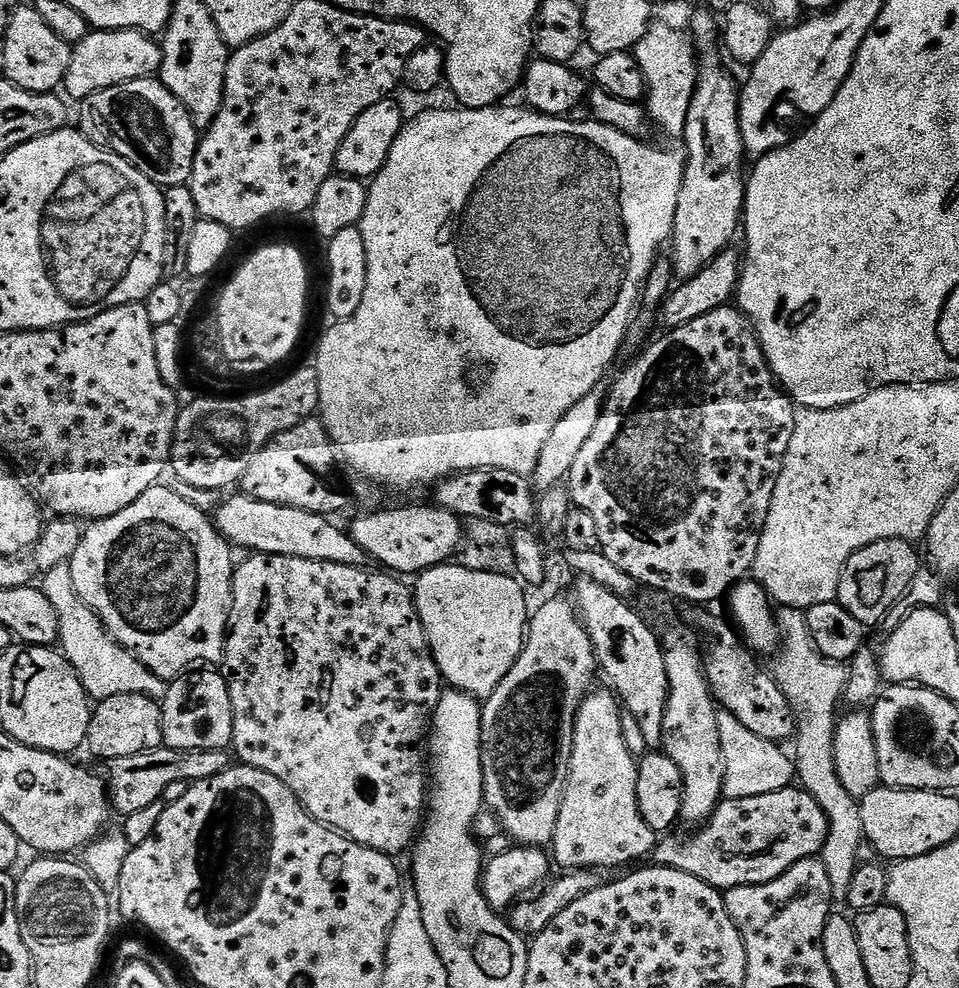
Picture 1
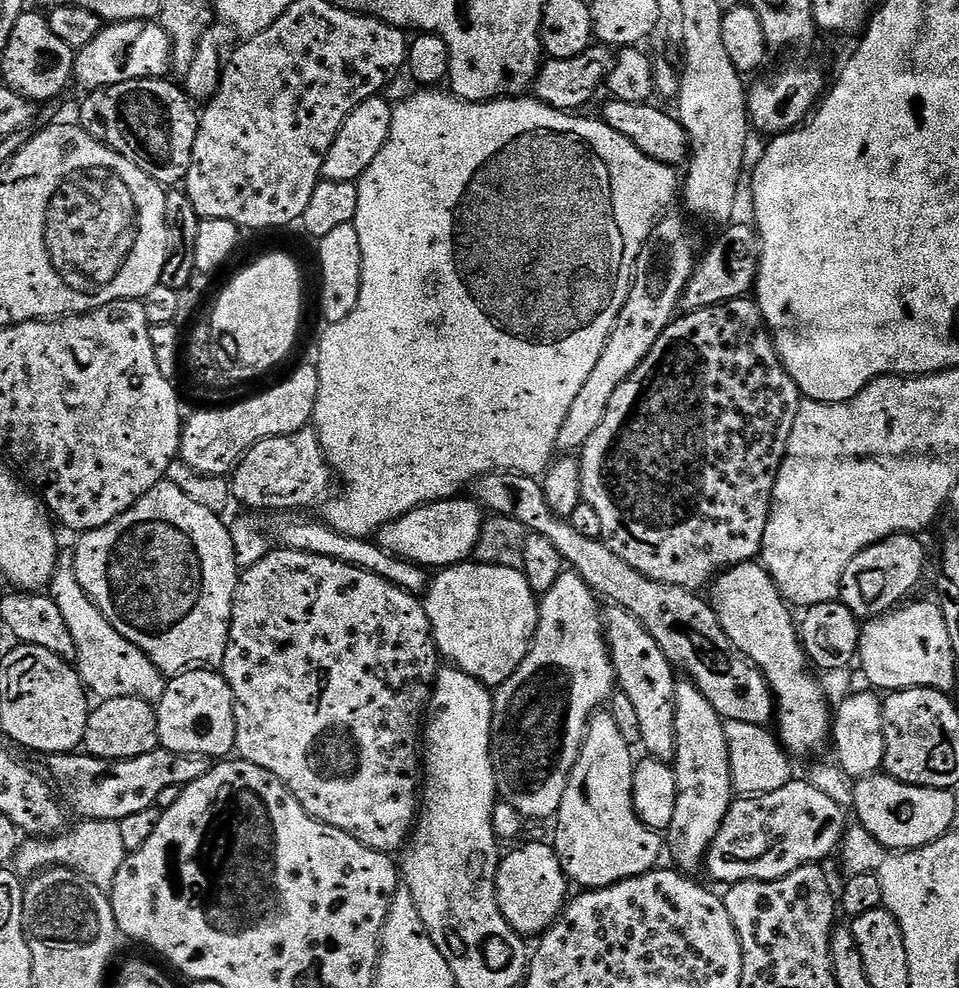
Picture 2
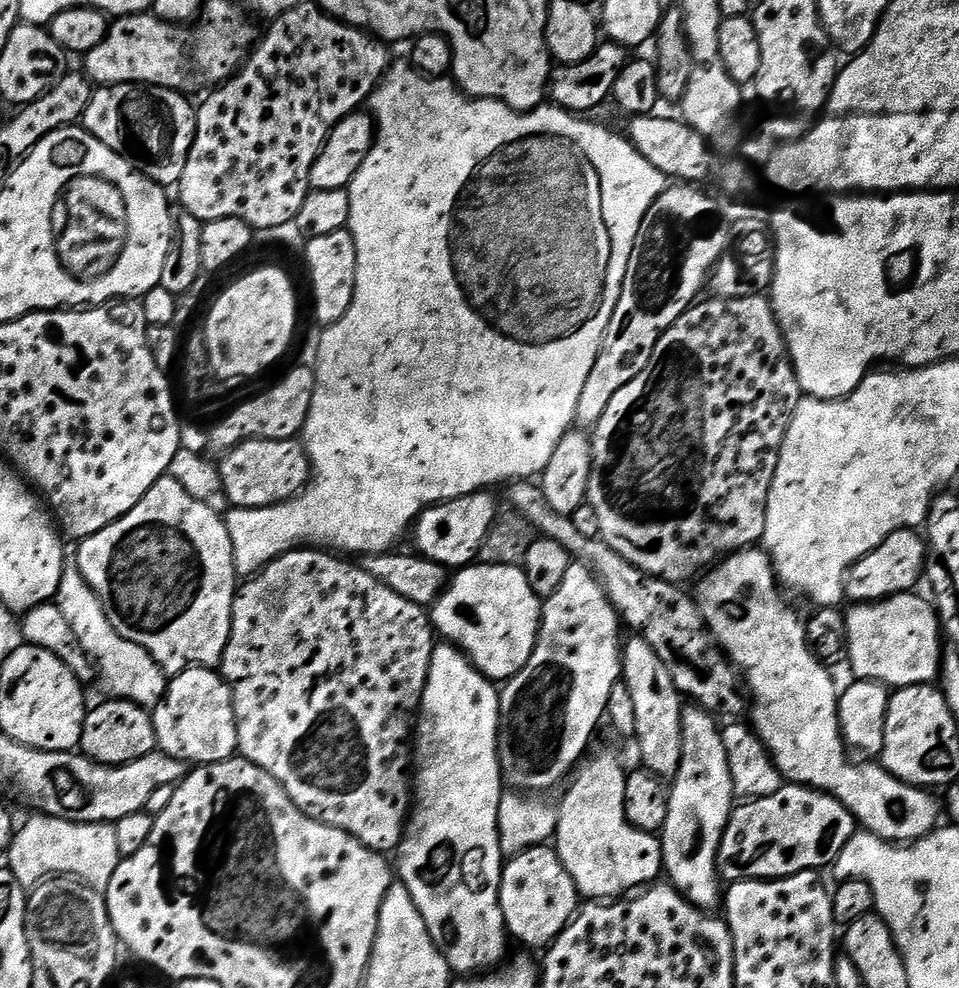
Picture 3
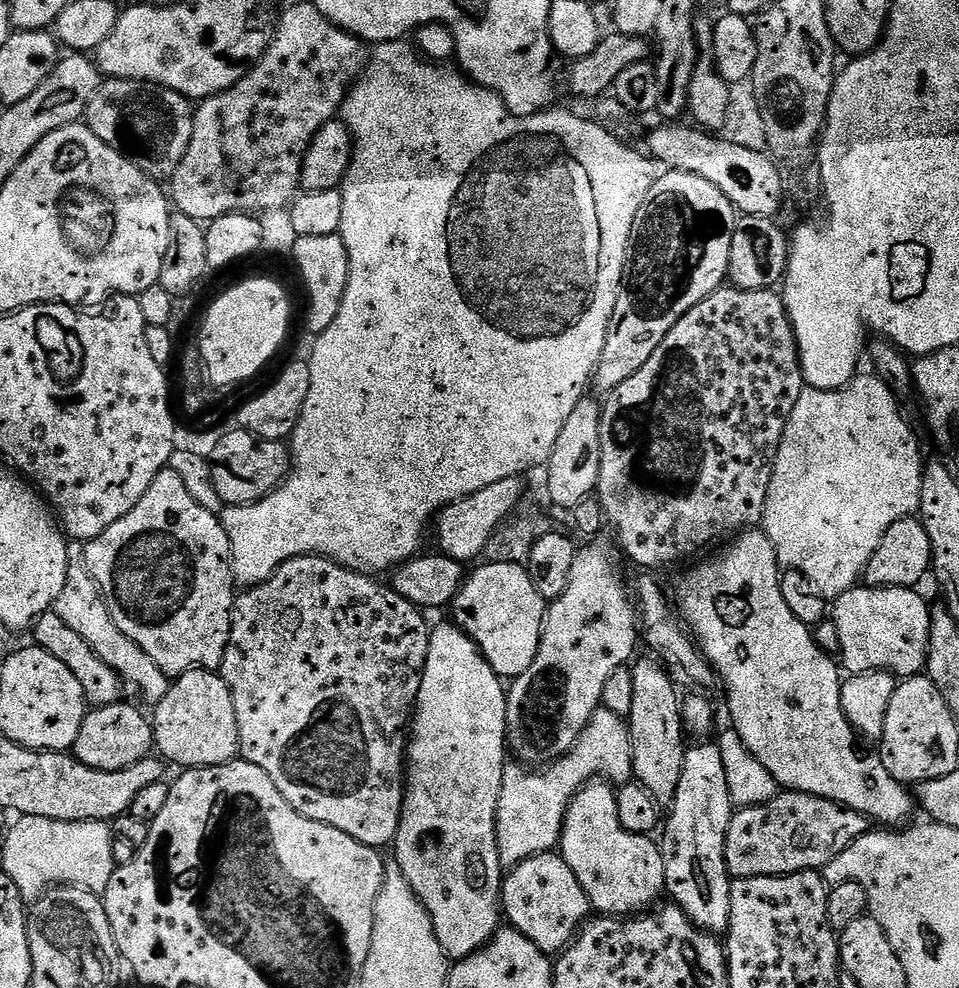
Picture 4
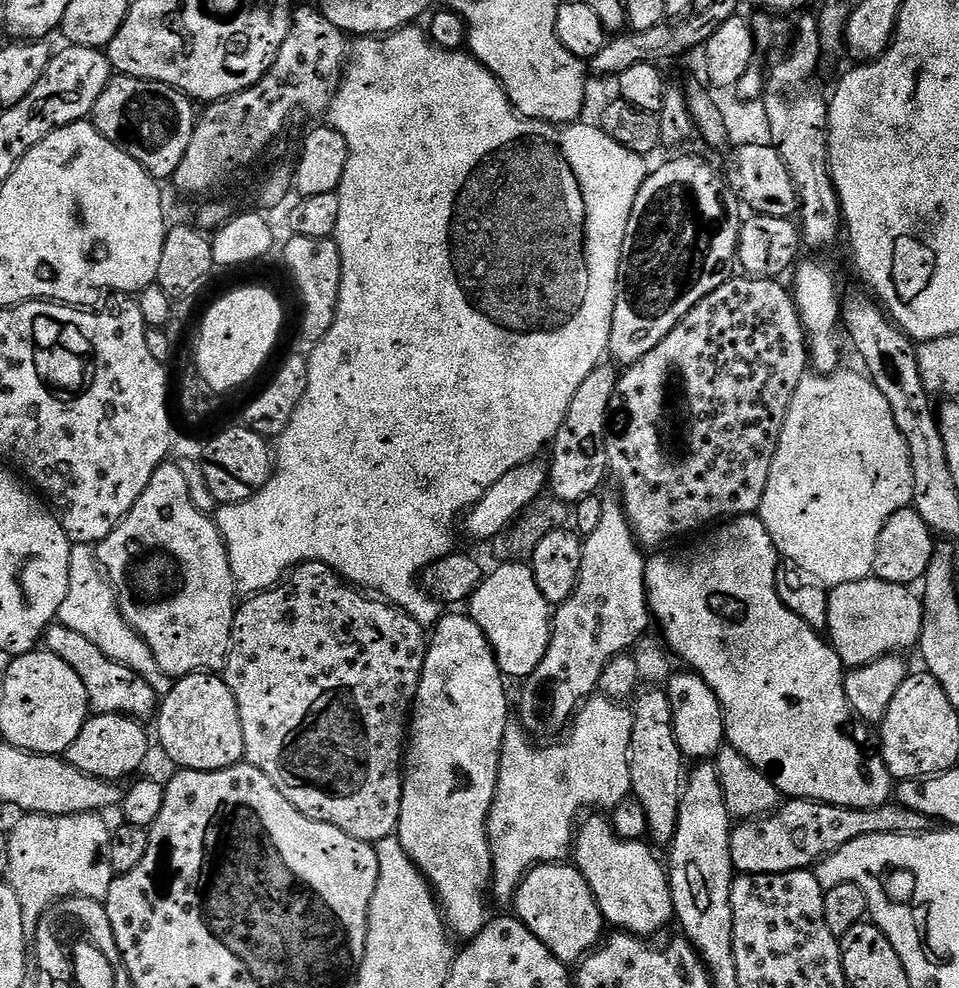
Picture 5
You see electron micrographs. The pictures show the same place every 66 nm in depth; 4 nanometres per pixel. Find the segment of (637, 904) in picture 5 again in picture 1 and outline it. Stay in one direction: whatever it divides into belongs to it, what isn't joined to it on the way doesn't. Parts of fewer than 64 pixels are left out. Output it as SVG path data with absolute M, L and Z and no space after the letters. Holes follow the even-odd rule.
M593 690L588 693L587 696L584 697L583 700L580 701L580 708L576 711L576 725L574 726L574 746L572 747L572 761L570 762L570 766L568 767L568 785L564 788L564 797L562 798L562 806L560 807L560 813L558 814L558 822L556 823L556 829L554 830L554 838L552 839L552 843L550 845L551 855L554 857L555 863L556 860L561 865L559 866L564 870L571 870L574 868L606 868L609 870L617 870L616 868L620 868L623 864L632 864L635 865L637 862L635 860L640 860L643 858L651 857L652 850L656 846L656 841L658 839L658 833L651 828L650 826L646 826L646 818L642 818L642 810L638 810L638 770L636 769L636 765L638 763L637 757L632 756L630 754L630 750L626 746L626 738L622 738L622 718L620 717L622 711L622 705L616 695L615 692L611 690L605 690L605 692L599 692L599 690Z

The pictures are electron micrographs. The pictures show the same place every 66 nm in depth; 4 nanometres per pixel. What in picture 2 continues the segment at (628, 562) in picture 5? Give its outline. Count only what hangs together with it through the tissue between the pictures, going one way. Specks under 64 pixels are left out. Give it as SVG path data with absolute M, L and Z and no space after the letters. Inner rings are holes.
M565 570L558 582L539 597L540 621L530 650L505 684L495 689L492 702L492 769L496 775L499 799L510 805L521 817L544 820L555 817L566 782L584 741L588 721L596 715L600 704L609 699L616 684L616 672L608 656L604 640L602 608L588 583L576 572Z

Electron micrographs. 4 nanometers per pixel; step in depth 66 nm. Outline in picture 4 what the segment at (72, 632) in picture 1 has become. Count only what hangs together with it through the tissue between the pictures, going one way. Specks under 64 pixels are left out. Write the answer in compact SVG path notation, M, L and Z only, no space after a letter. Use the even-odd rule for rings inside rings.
M72 542L68 545L66 586L62 586L62 594L58 594L54 610L58 618L62 618L66 626L70 626L70 630L82 634L82 638L90 642L94 654L98 654L98 658L102 658L106 666L113 668L131 687L133 684L144 695L144 700L149 706L158 705L162 702L162 698L166 698L170 677L156 665L150 654L146 654L146 650L142 650L142 646L130 642L130 638L126 638L126 634L122 634L122 630L114 626L114 618L110 618L110 610L106 606L104 595L94 582L90 570L84 565L83 543Z

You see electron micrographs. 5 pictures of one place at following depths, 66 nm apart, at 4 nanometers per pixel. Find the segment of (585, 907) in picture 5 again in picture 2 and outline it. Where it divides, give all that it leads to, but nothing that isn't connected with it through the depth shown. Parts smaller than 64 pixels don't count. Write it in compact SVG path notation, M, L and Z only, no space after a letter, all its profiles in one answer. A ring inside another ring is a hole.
M524 844L501 859L496 871L496 897L506 922L525 938L539 937L555 924L570 899L570 881L564 875L555 847Z

